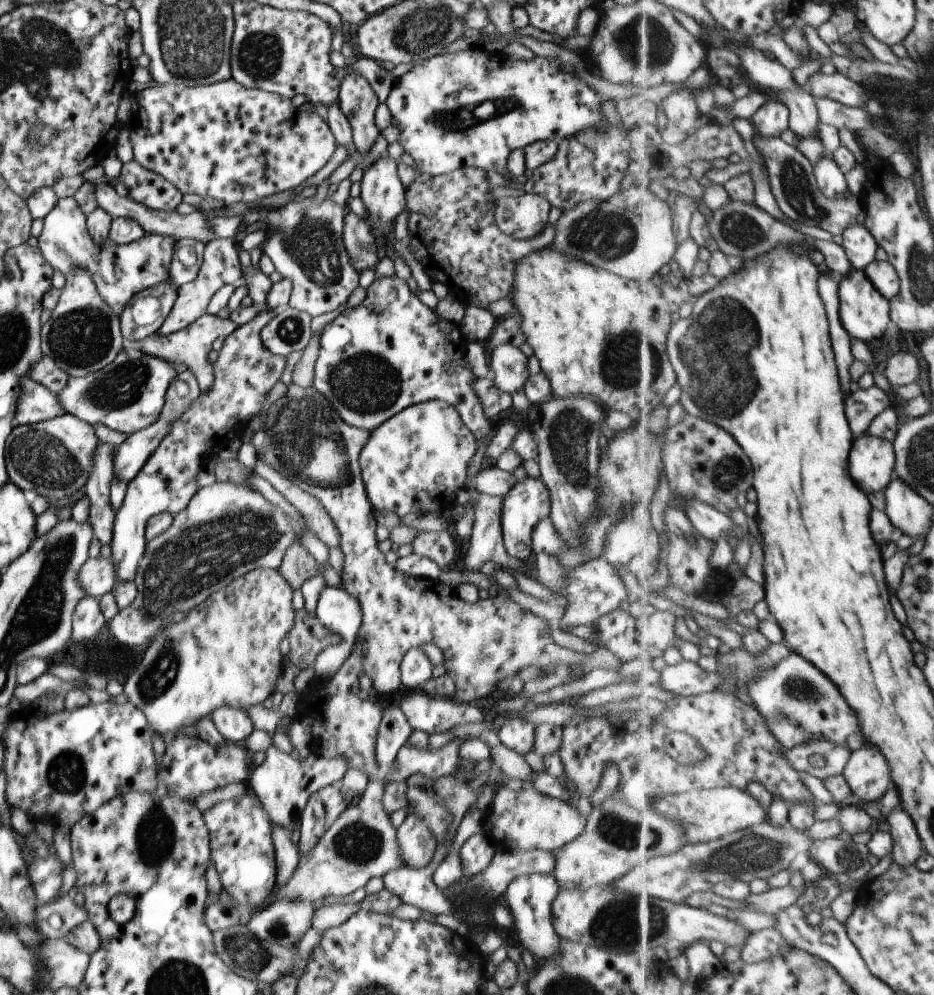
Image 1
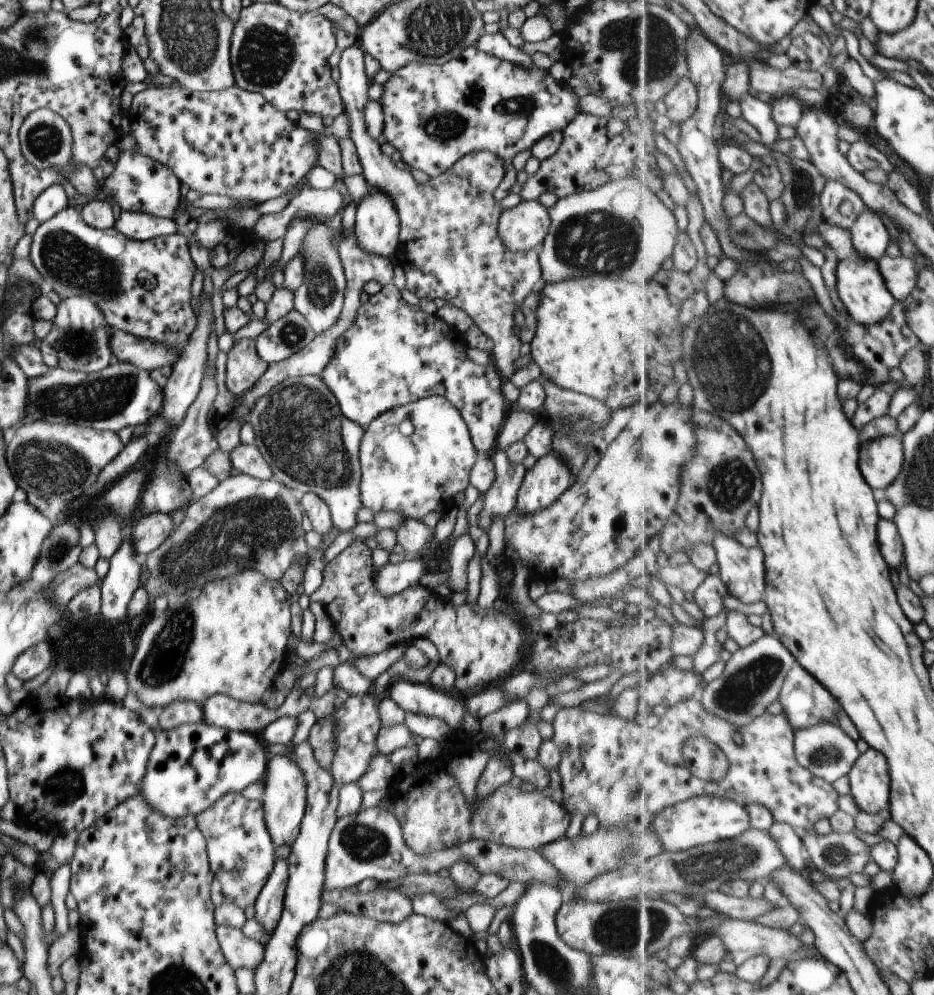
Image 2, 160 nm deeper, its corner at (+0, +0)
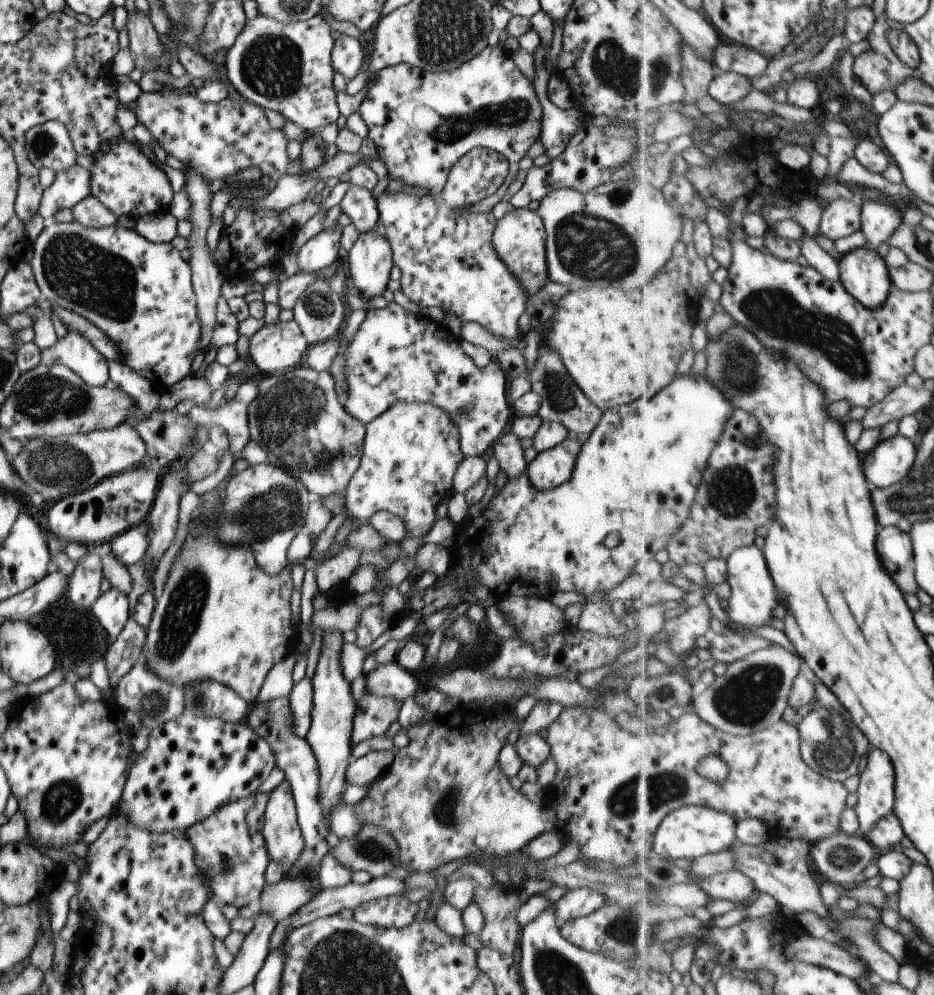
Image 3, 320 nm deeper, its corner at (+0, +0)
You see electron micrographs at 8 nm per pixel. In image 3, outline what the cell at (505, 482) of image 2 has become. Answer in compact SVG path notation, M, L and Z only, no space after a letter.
M505 432L503 436L499 436L487 455L493 455L497 460L499 470L505 472L507 480L517 478L526 468L520 440L511 432Z

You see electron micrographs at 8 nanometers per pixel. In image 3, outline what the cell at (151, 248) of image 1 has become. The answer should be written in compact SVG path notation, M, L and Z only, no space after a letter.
M72 221L66 224L54 222L43 228L30 247L33 258L28 264L42 299L49 300L51 306L81 316L99 328L115 346L119 346L123 356L121 363L151 384L159 384L154 386L158 394L185 376L191 376L191 361L205 347L199 346L201 328L191 288L191 268L170 243L148 242L133 229L119 225L83 228Z

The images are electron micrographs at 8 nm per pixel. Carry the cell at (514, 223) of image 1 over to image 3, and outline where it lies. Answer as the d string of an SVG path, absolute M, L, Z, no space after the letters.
M517 208L506 213L496 221L491 236L491 247L499 260L511 270L515 280L519 280L525 292L533 293L539 290L547 281L547 268L545 268L545 232L540 217L536 211L526 208Z

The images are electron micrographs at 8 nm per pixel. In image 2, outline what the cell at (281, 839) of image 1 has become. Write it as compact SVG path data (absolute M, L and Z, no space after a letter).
M286 859L275 860L270 875L263 883L255 899L252 918L267 933L272 932L279 920L287 877L288 869Z

